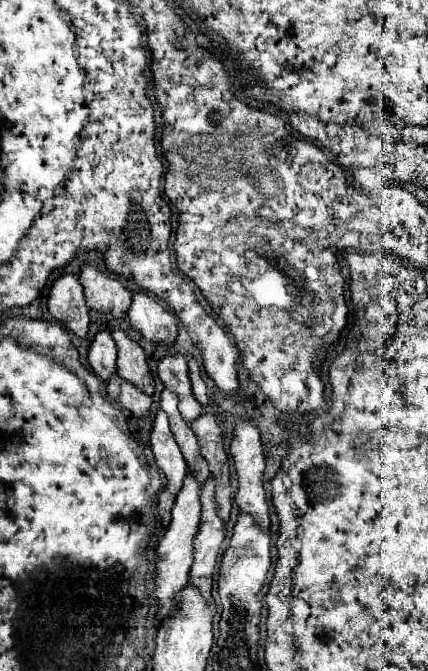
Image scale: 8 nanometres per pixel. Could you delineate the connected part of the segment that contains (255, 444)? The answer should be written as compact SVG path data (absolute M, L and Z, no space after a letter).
M239 420L235 428L235 438L231 442L231 456L235 462L235 472L237 472L237 492L235 492L235 504L239 512L255 516L259 526L263 530L269 528L269 506L265 500L265 490L263 490L263 470L265 470L265 458L263 458L263 446L259 442L259 432L251 420Z

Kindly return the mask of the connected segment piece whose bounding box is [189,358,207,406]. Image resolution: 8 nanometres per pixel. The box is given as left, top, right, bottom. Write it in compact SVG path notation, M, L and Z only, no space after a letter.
M189 360L189 380L191 380L191 386L193 386L193 394L195 398L201 402L201 406L207 406L207 392L205 392L205 382L201 378L201 372L199 372L199 364L197 360Z

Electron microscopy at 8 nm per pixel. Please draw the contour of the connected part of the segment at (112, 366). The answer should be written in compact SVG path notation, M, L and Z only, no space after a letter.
M101 330L89 348L89 358L87 358L89 366L101 380L107 382L107 378L111 378L111 374L117 372L115 358L117 358L115 342L107 330Z

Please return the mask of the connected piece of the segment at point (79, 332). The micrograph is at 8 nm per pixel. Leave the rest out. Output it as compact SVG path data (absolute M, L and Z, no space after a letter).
M63 274L61 278L55 280L51 292L49 292L49 302L47 308L51 316L69 328L75 336L85 338L89 332L89 310L85 306L83 298L83 288L77 282L73 274Z

